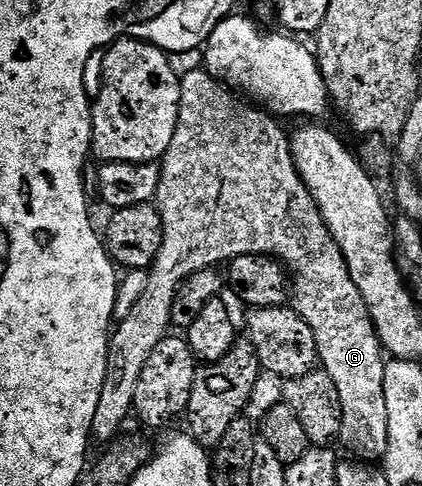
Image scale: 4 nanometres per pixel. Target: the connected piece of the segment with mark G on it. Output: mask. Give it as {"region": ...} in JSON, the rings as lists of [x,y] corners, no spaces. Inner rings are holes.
{"region":[[[198,67],[198,69],[192,70],[191,73],[183,72],[181,74],[180,111],[178,112],[178,122],[176,123],[176,135],[172,135],[172,143],[160,162],[162,174],[160,175],[156,198],[158,214],[162,220],[162,246],[148,270],[150,278],[147,279],[146,286],[142,289],[142,294],[135,299],[134,306],[123,315],[122,322],[120,322],[120,317],[117,324],[113,326],[110,335],[110,346],[108,347],[108,363],[106,364],[106,374],[104,375],[104,387],[100,391],[100,401],[96,403],[96,415],[92,419],[92,427],[90,428],[95,442],[113,442],[121,434],[118,432],[121,431],[122,424],[126,421],[126,416],[131,416],[134,407],[134,396],[136,395],[136,383],[140,381],[140,371],[144,371],[144,363],[148,363],[148,359],[152,357],[152,351],[156,351],[158,344],[168,335],[169,329],[166,328],[171,328],[172,325],[170,315],[174,295],[183,281],[201,269],[212,269],[221,266],[221,261],[229,263],[240,255],[264,253],[267,257],[277,259],[284,266],[285,272],[288,274],[288,285],[292,290],[292,308],[294,312],[300,315],[300,319],[304,319],[304,323],[308,323],[308,327],[312,327],[312,335],[316,335],[316,347],[318,348],[318,359],[321,368],[325,369],[328,375],[332,375],[332,383],[336,383],[336,392],[340,395],[340,411],[342,412],[341,444],[346,444],[346,449],[350,452],[347,454],[353,455],[359,461],[374,463],[385,455],[388,447],[388,403],[384,403],[384,371],[386,370],[384,350],[382,344],[378,341],[378,333],[374,329],[368,307],[364,303],[364,295],[360,295],[360,287],[356,287],[356,283],[352,283],[348,263],[344,259],[340,247],[332,239],[332,235],[328,231],[328,227],[308,191],[308,187],[300,179],[300,175],[296,171],[290,151],[290,137],[277,124],[281,125],[271,114],[255,107],[253,104],[247,103],[245,100],[239,99],[213,73],[207,73],[205,68]]]}

